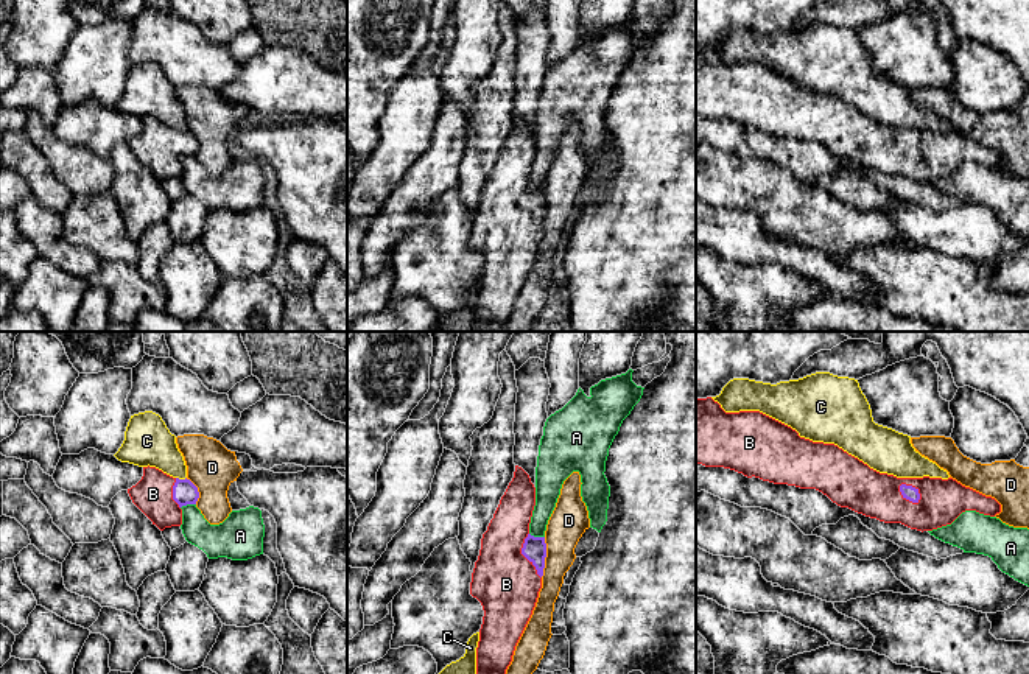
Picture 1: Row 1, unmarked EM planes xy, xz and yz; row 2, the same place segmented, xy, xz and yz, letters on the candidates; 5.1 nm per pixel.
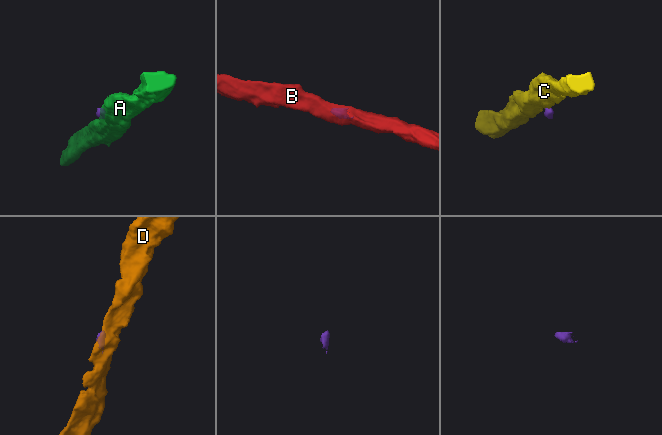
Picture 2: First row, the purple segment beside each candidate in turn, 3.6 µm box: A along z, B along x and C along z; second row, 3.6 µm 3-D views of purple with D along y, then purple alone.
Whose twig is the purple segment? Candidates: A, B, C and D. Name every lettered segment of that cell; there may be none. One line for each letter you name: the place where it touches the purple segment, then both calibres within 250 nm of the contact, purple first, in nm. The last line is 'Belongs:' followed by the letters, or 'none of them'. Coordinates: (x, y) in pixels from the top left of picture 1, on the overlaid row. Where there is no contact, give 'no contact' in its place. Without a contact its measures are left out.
B: yz (906, 498) | 70/240 nm
Belongs: B

